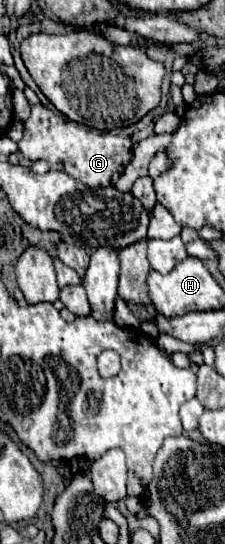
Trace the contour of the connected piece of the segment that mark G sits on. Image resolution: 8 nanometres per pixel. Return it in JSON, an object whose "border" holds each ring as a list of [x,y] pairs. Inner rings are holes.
{"border":[[[42,104],[32,106],[32,114],[24,122],[24,136],[18,142],[18,148],[24,158],[46,160],[50,170],[66,170],[68,176],[90,188],[114,186],[120,174],[124,172],[124,164],[128,166],[132,160],[130,138],[110,132],[100,132],[96,128],[88,128],[84,124],[72,122],[66,116],[52,112]]]}

